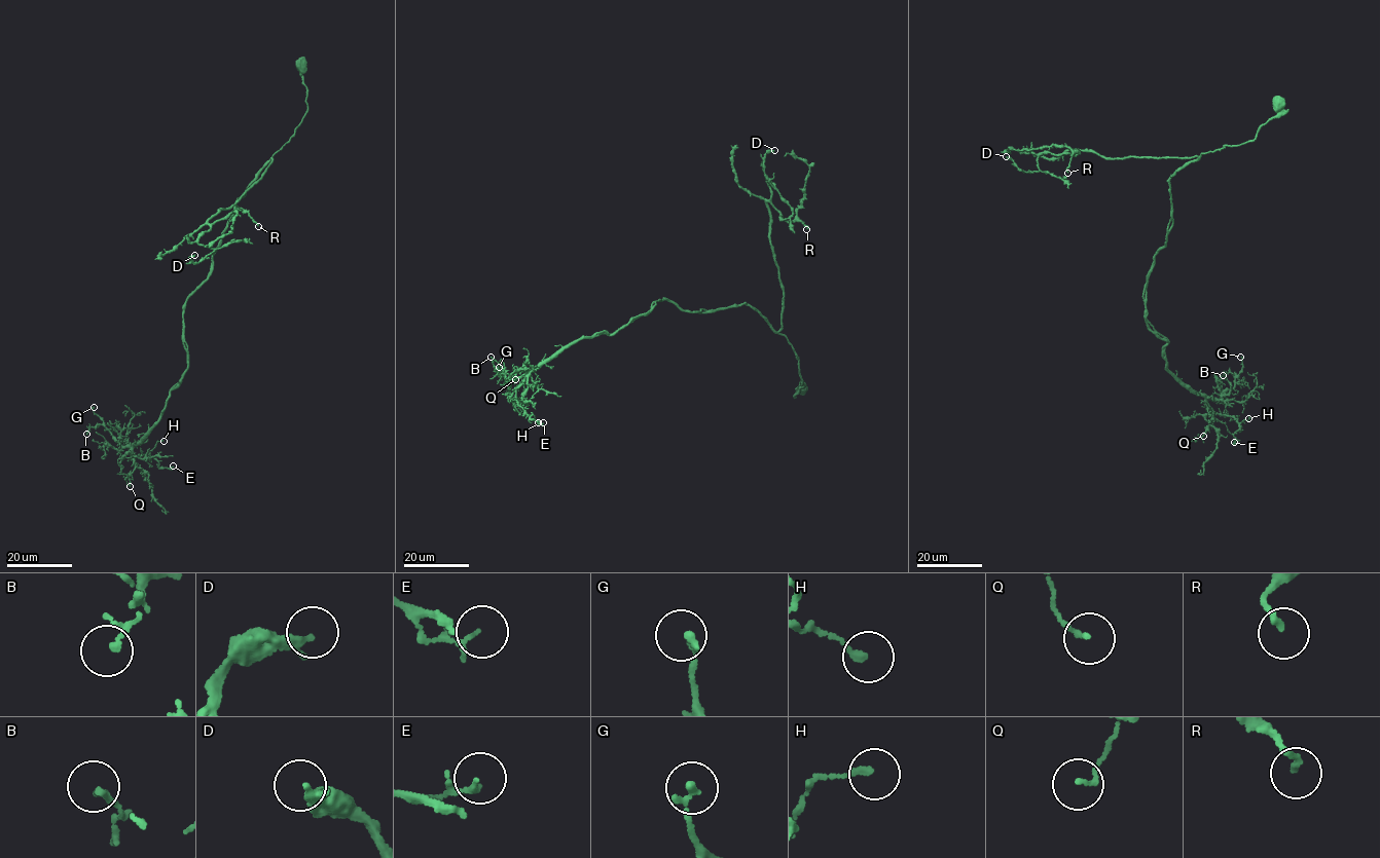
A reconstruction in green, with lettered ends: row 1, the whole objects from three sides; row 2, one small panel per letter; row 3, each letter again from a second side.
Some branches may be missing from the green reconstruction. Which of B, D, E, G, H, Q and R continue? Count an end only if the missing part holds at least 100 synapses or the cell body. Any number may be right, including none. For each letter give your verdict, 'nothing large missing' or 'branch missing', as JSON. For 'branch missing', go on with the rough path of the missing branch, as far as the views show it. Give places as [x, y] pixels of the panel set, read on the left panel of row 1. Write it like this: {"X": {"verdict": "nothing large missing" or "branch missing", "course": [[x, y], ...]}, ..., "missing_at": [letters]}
{"B": {"verdict": "nothing large missing"}, "D": {"verdict": "nothing large missing"}, "E": {"verdict": "nothing large missing"}, "G": {"verdict": "nothing large missing"}, "H": {"verdict": "nothing large missing"}, "Q": {"verdict": "nothing large missing"}, "R": {"verdict": "nothing large missing"}, "missing_at": []}

